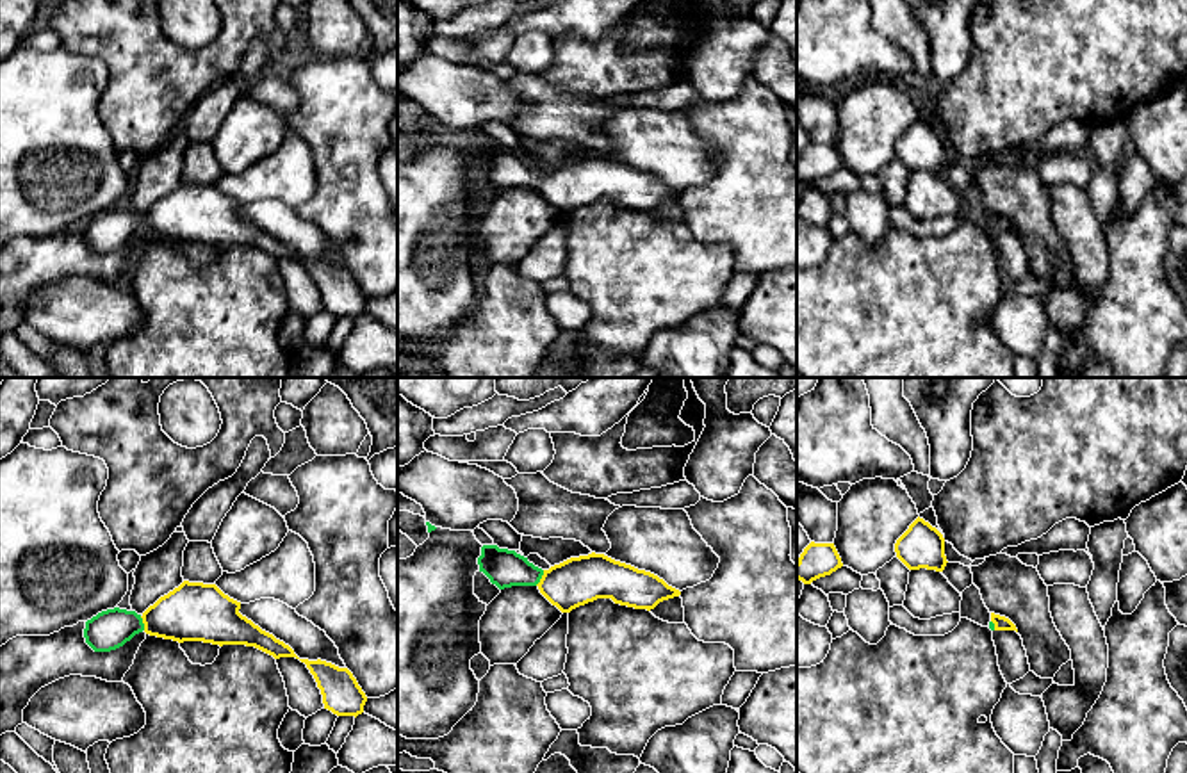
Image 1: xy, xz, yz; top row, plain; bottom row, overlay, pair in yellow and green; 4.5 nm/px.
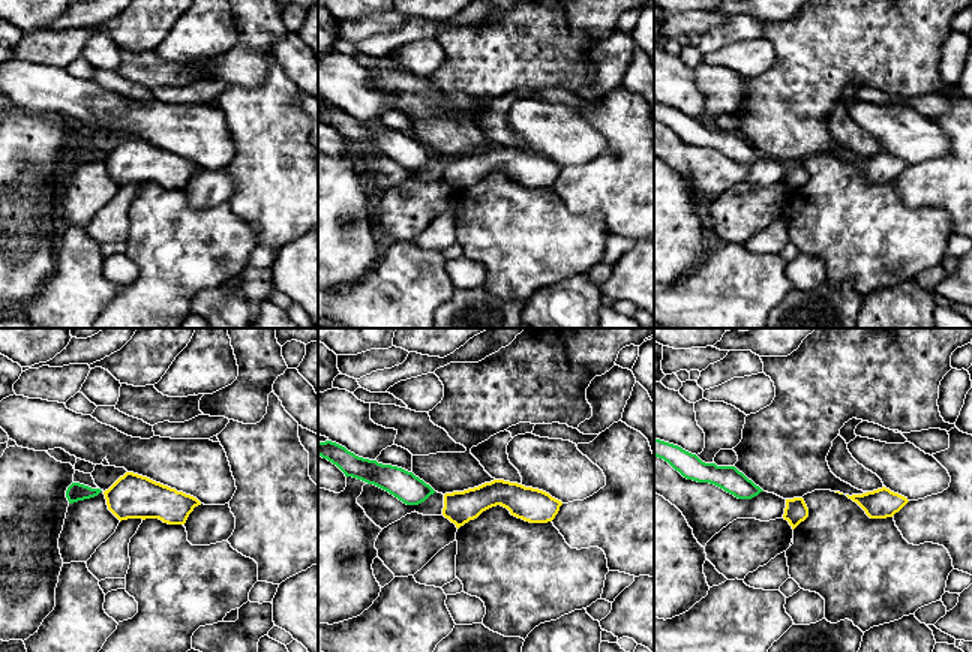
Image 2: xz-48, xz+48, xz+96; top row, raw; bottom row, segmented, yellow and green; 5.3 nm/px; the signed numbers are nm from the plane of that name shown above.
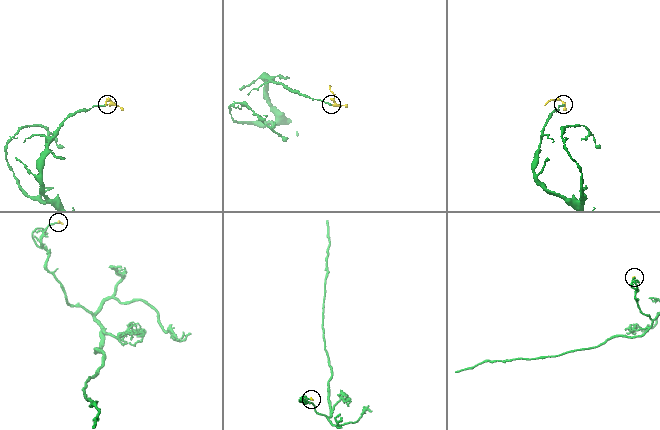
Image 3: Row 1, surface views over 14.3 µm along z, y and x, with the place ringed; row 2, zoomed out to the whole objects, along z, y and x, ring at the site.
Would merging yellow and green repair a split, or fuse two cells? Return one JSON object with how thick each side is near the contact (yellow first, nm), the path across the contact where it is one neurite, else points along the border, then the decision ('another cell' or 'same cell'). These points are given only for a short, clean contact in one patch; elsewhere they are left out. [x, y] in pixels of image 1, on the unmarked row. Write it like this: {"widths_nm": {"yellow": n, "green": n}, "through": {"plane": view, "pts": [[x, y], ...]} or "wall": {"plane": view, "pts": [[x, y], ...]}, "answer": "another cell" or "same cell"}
{"widths_nm": {"yellow": 220, "green": 170}, "through": {"plane": "xz", "pts": [[576, 182], [542, 179], [505, 170]]}, "answer": "same cell"}

